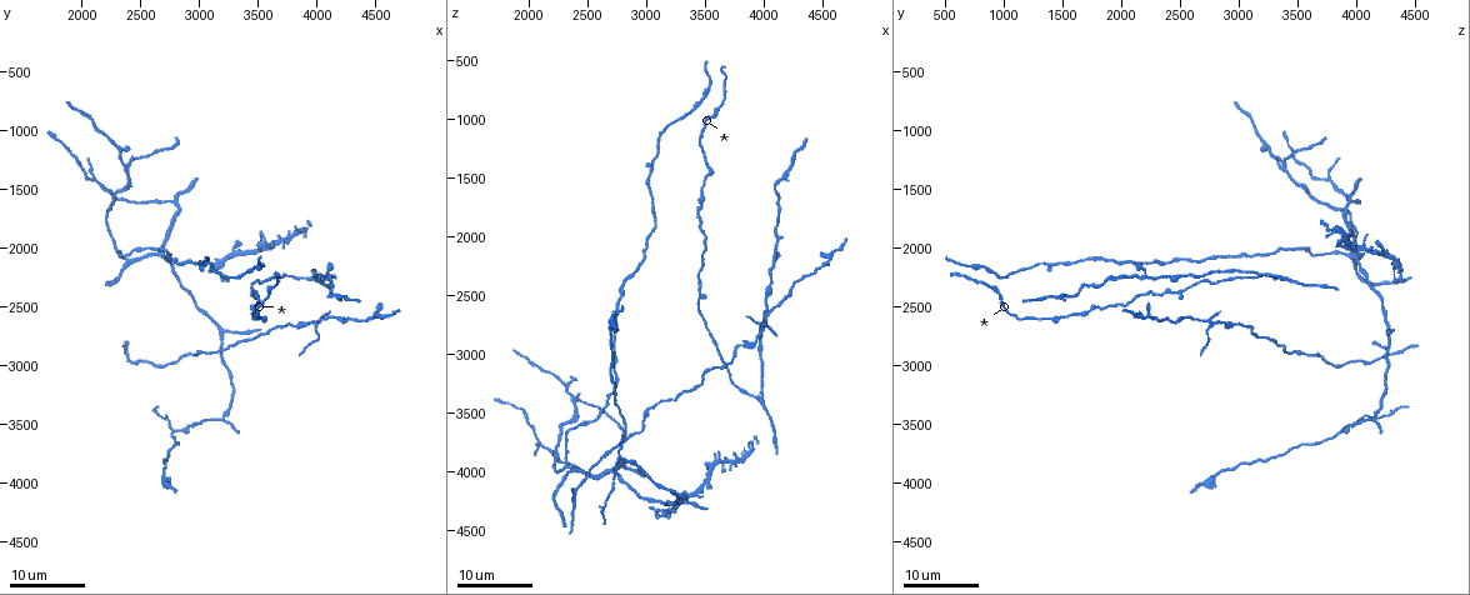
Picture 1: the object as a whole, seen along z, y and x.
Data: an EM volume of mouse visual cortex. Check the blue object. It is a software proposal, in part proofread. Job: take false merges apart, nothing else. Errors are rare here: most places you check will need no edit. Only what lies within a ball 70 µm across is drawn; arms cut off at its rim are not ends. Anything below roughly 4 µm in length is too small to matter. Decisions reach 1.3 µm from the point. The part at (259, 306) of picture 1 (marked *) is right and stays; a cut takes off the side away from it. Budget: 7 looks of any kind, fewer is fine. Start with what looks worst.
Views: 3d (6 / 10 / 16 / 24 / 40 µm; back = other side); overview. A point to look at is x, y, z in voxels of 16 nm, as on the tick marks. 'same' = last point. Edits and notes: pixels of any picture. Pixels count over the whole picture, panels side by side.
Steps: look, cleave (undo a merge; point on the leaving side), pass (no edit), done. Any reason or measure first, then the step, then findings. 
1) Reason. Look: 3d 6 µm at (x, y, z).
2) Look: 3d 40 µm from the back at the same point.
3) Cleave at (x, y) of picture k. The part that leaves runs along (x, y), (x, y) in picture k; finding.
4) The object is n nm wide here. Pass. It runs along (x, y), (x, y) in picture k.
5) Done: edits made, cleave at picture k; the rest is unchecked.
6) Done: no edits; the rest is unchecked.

Look: 3d 16 µm at (2380, 1320, 3340).

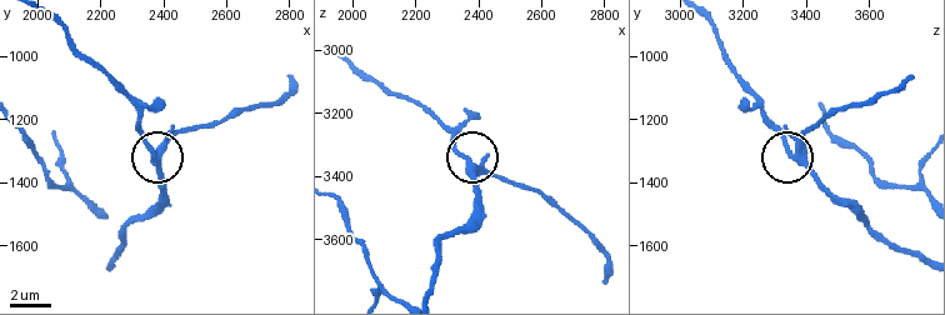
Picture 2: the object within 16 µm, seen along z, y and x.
Closer look. Look: 3d 10 µm at (2370, 1310, 3360).

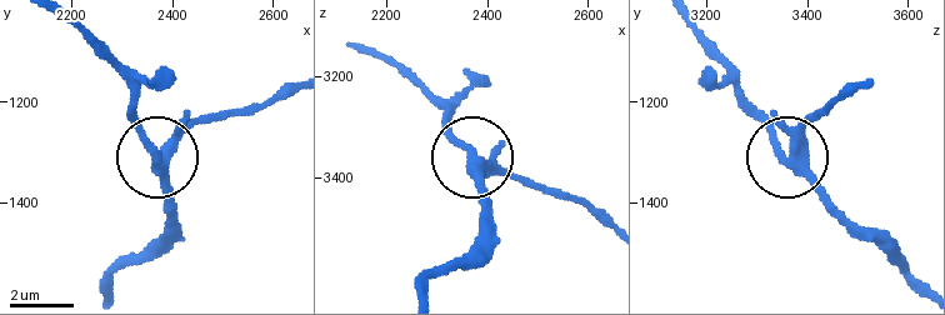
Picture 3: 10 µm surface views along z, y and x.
Pass. It runs along (104, 290), (164, 236), (164, 153), (211, 115) in picture 3; continuous, no second neuron.

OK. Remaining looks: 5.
Two arms in line, one across. Look: 3d 24 µm at (3960, 2280, 3380).

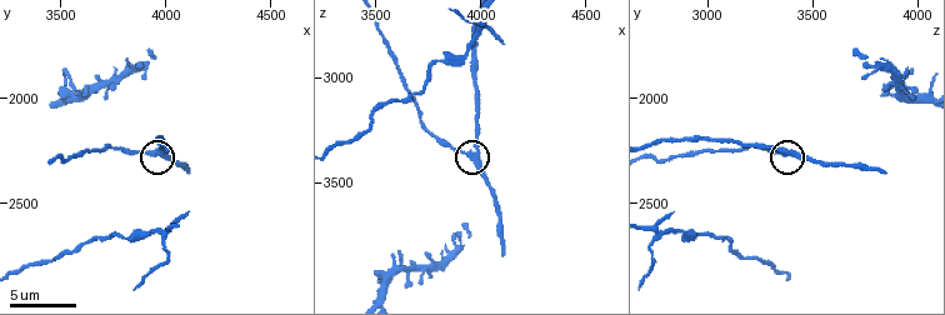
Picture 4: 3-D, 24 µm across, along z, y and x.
Look: 3d 10 µm at (3990, 2250, 3380).

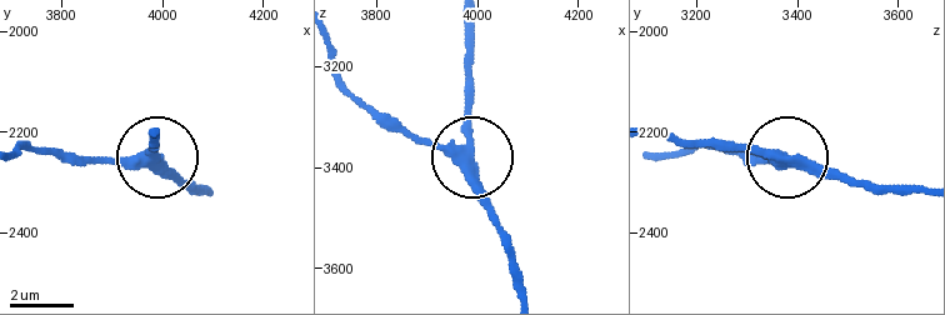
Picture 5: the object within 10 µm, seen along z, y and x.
The side arm is 9 µm long. Pass. It runs along (336, 73), (423, 140), (469, 153), (503, 248) in picture 5; continuous, no second neuron.

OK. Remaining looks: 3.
Three arms meet. Look: 3d 16 µm at (3980, 2660, 2750).

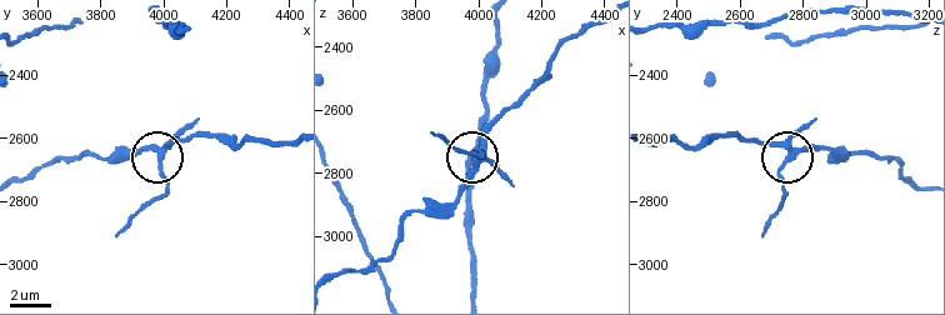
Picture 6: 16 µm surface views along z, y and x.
3 arms meet here. Pass. Continuous, no second neuron.

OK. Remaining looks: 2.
Done: no edits; the rest is unchecked.

